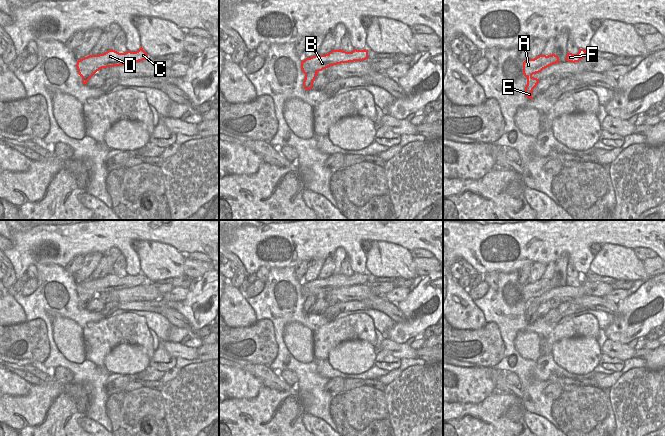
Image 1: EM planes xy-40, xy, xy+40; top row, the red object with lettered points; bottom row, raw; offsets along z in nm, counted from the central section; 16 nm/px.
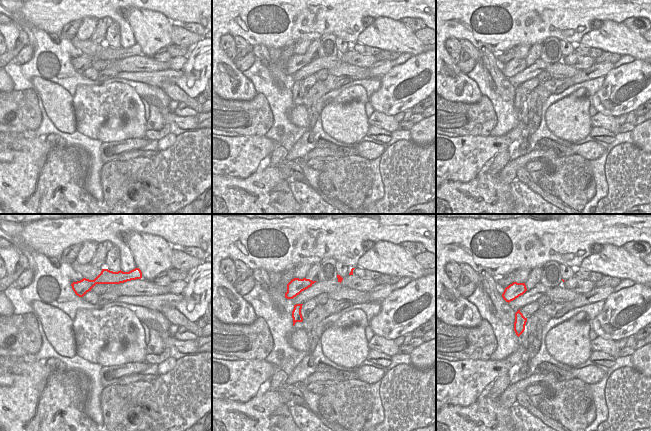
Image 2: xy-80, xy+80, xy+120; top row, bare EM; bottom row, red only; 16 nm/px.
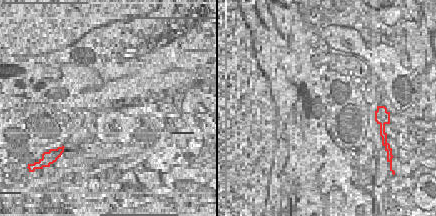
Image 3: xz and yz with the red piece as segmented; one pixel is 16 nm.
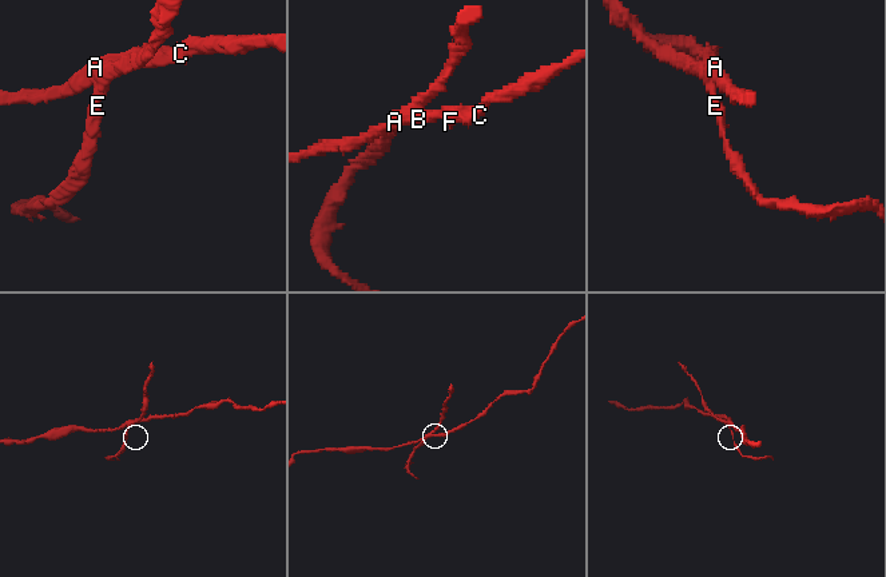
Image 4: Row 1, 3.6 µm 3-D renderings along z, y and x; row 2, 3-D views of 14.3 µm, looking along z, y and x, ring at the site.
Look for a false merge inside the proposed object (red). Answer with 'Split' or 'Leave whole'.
Split

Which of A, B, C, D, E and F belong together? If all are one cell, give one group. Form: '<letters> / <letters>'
A B C D F / E

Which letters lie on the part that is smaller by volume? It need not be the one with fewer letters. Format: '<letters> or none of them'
E

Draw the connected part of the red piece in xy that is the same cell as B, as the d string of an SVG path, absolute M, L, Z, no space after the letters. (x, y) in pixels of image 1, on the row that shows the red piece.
M341 49L332 50L325 55L315 55L310 58L306 58L302 65L305 72L319 72L330 66L349 63L354 61L363 61L368 59L368 51L354 49L352 52L346 52Z

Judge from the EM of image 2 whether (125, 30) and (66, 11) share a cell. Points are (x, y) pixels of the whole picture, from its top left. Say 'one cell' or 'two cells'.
one cell

